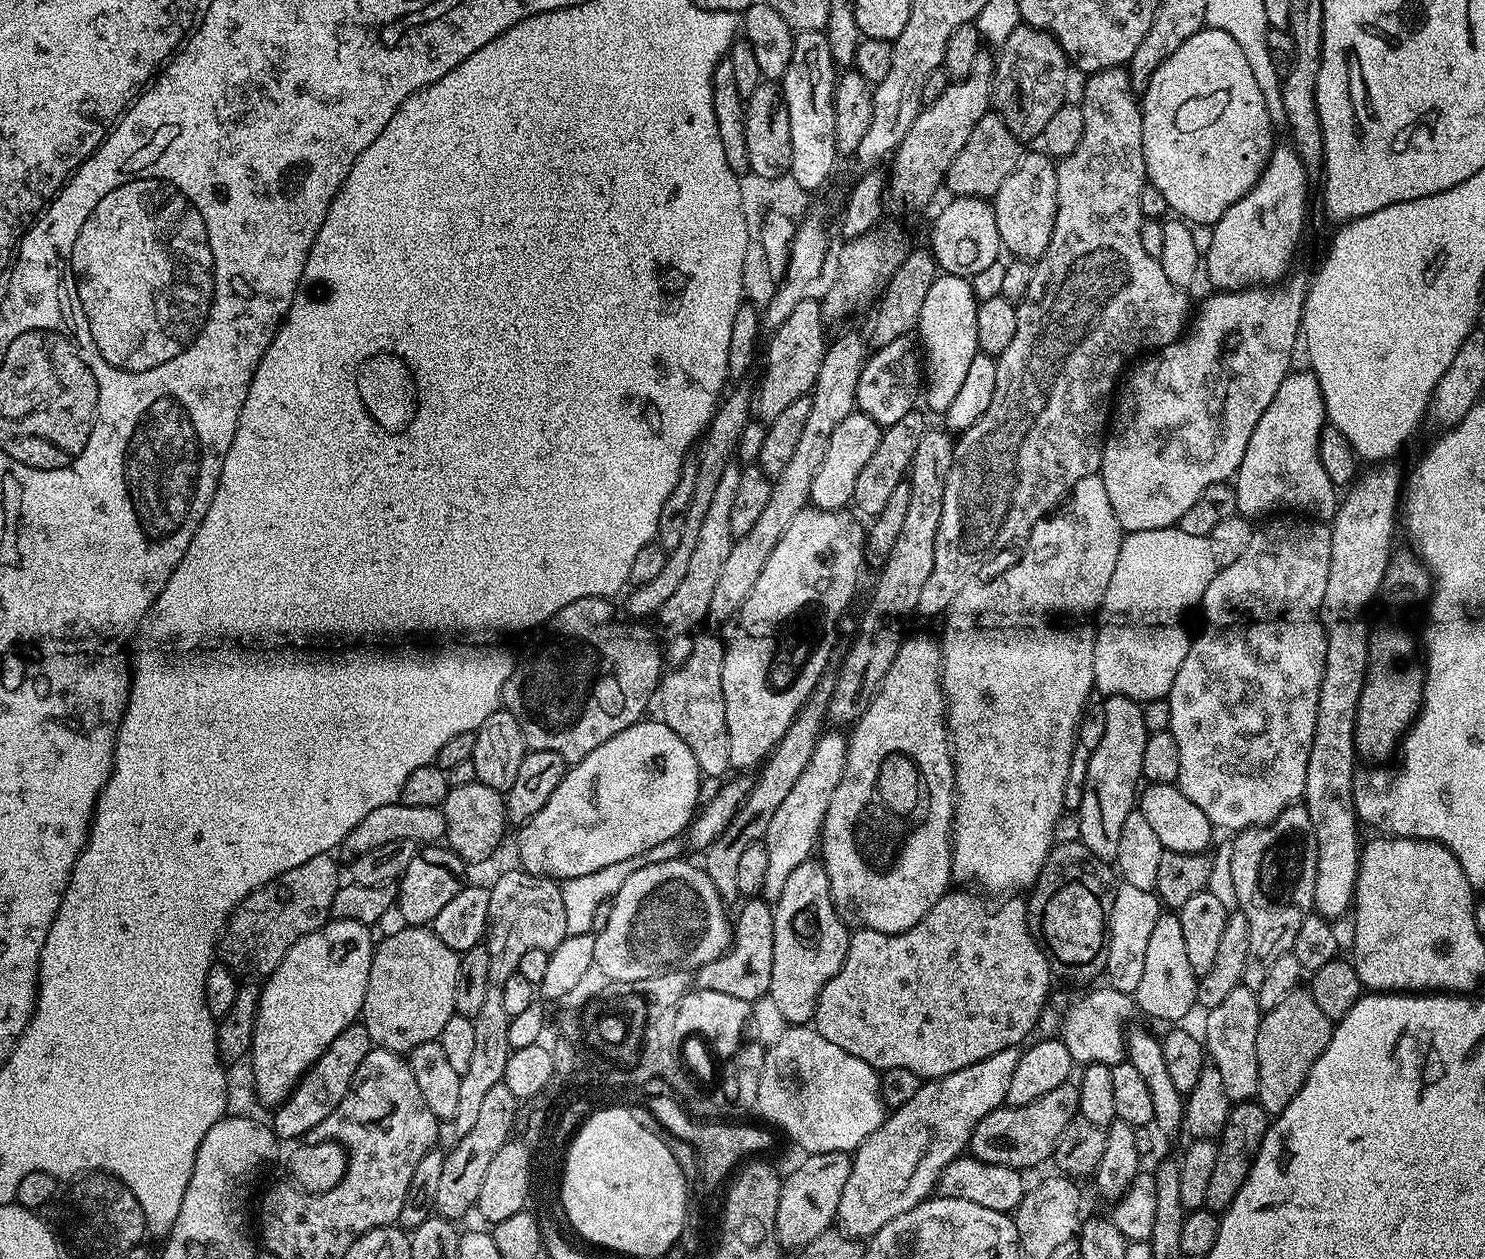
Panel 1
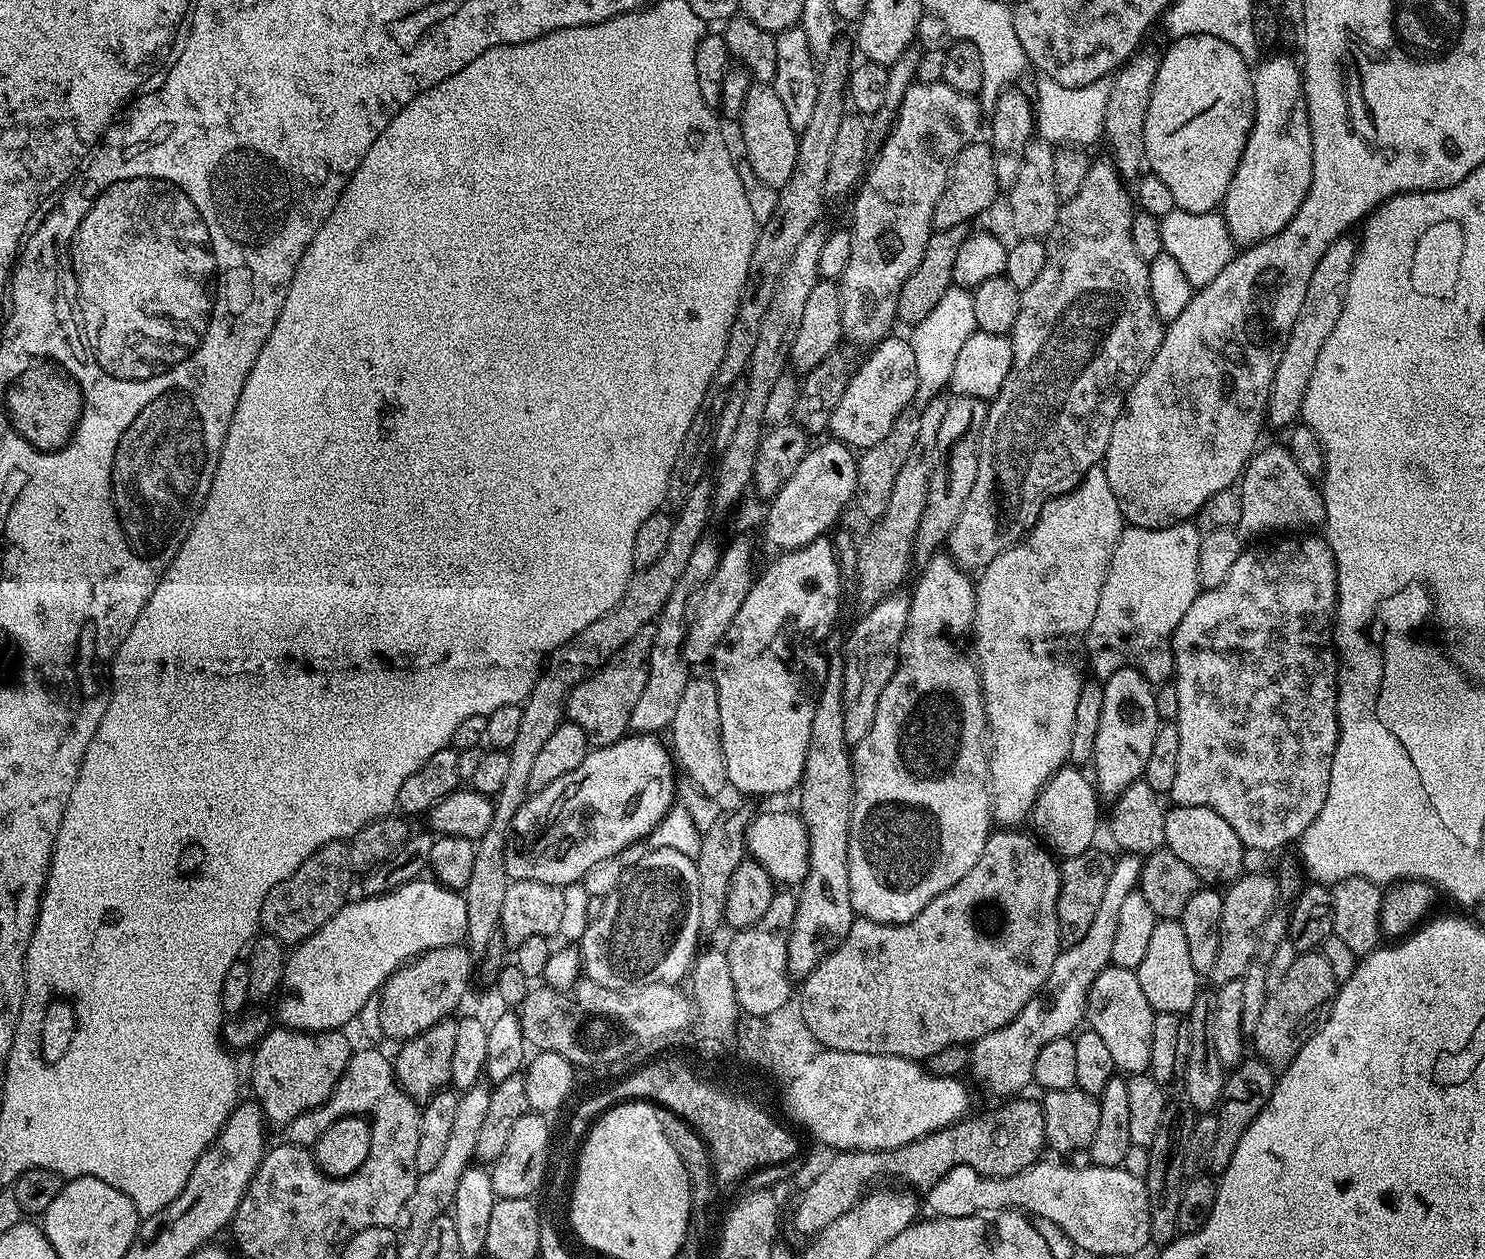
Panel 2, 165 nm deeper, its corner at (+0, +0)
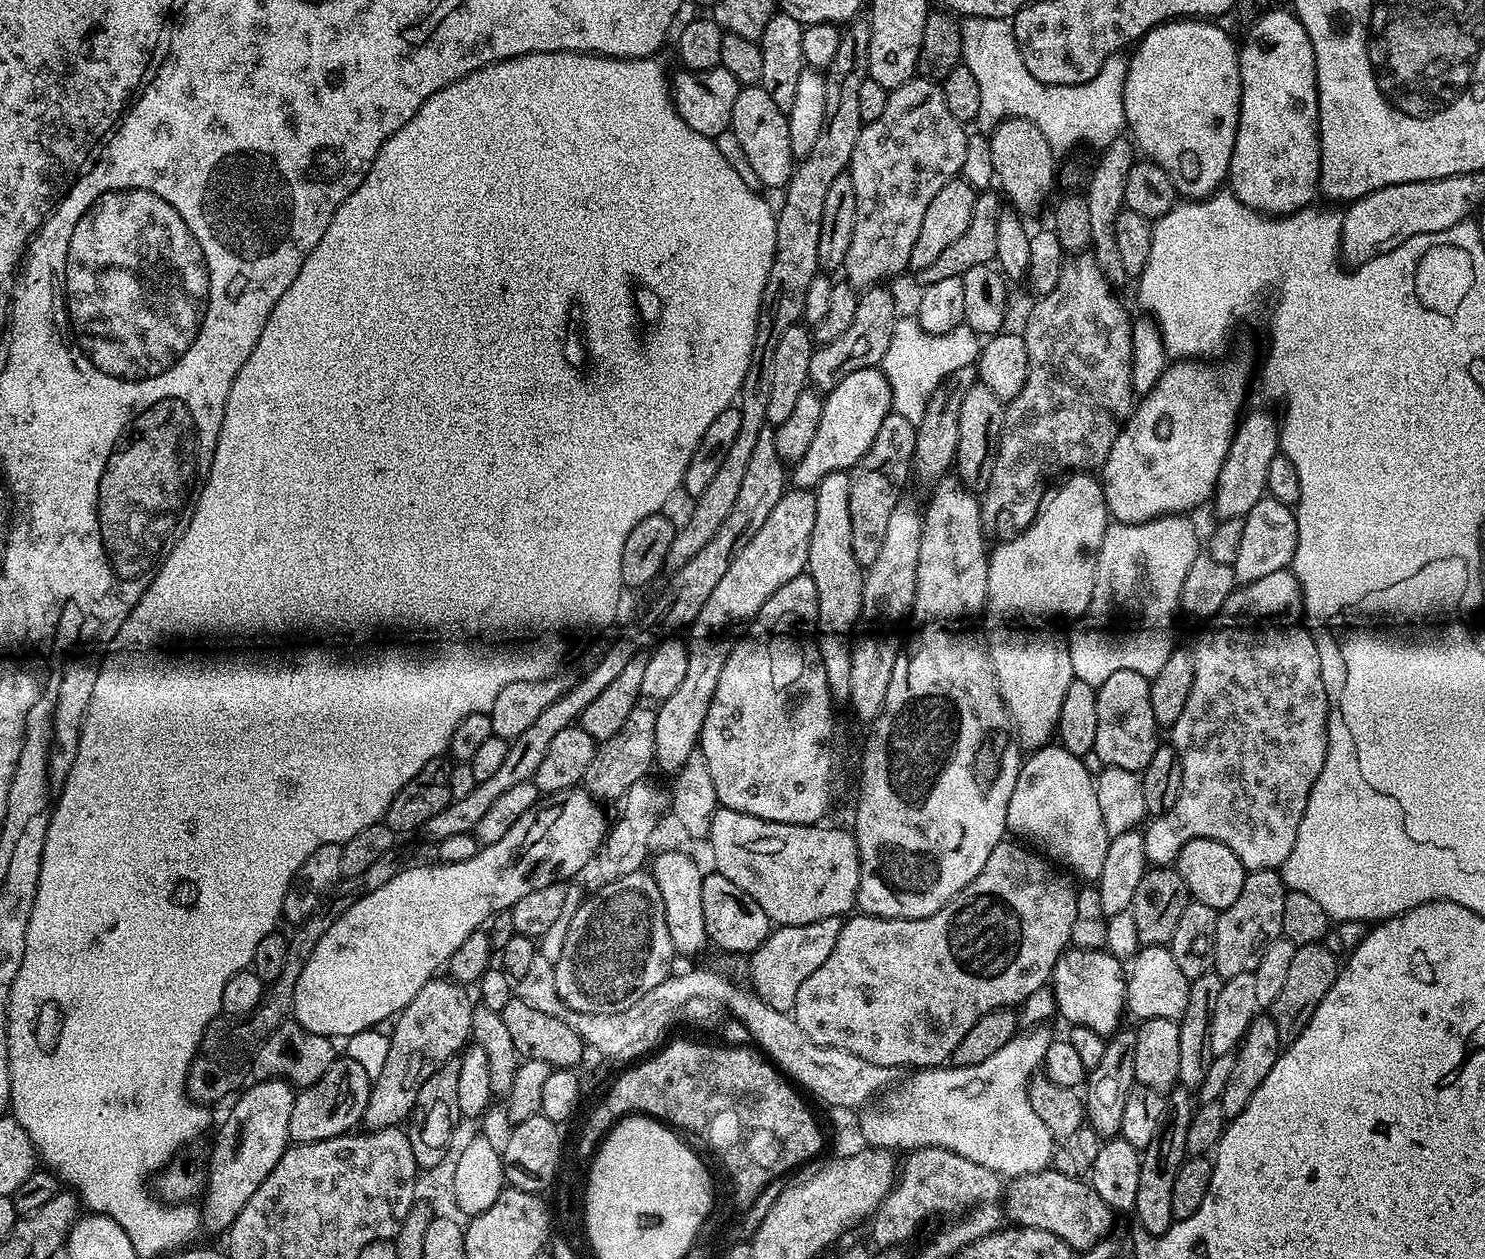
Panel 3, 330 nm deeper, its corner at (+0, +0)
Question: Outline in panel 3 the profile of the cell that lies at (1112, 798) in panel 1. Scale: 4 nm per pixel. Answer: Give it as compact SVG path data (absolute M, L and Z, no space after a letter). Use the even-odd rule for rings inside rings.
M1132 669L1118 670L1116 673L1106 678L1102 684L1096 688L1098 698L1098 738L1094 751L1098 756L1112 761L1117 768L1130 768L1142 770L1154 758L1154 750L1158 747L1156 732L1158 725L1154 718L1154 710L1150 706L1150 680Z

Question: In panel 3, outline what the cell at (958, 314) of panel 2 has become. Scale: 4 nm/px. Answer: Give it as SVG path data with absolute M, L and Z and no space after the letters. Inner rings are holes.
M901 315L894 326L894 338L890 338L890 350L886 350L882 365L882 371L892 391L892 407L895 412L902 414L902 418L910 418L912 424L919 424L922 414L926 414L926 402L934 389L947 376L954 374L954 370L958 370L961 366L976 364L981 347L981 337L965 323L959 324L949 332L934 336L920 327L919 319L912 317L911 320L910 317Z

